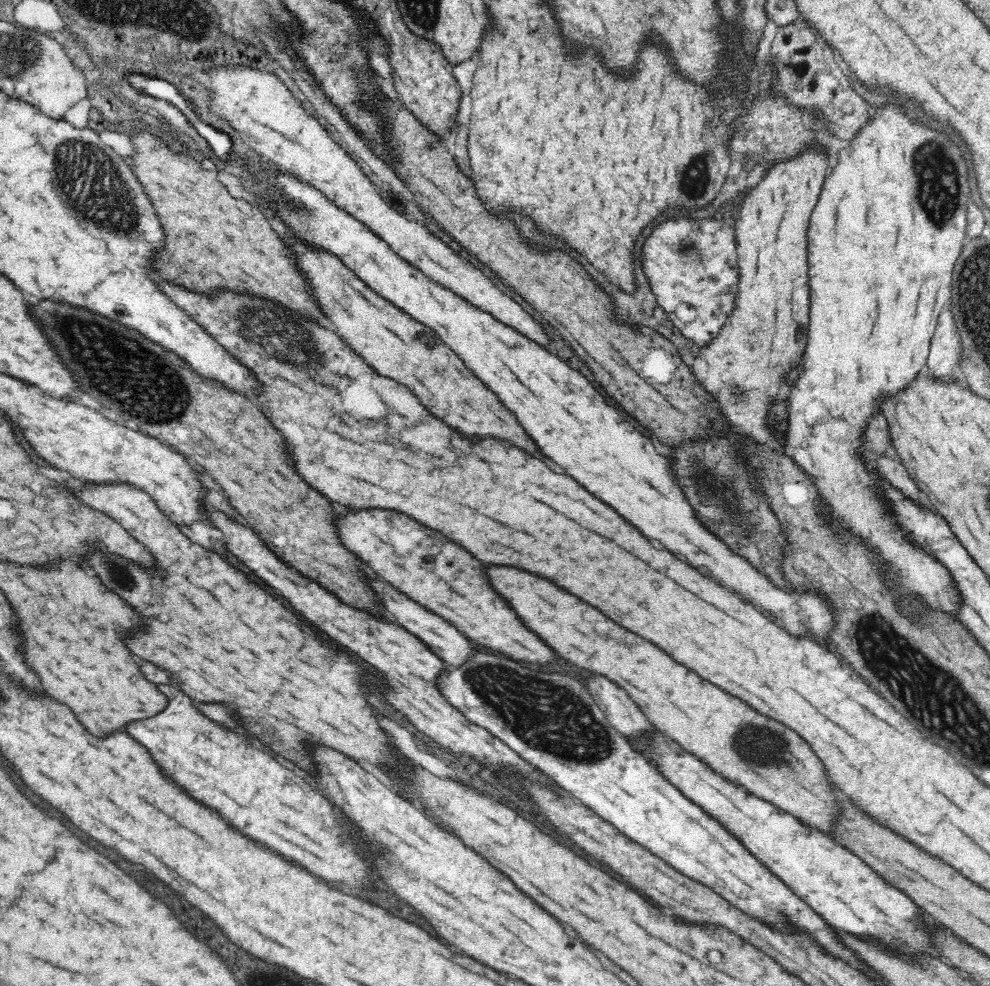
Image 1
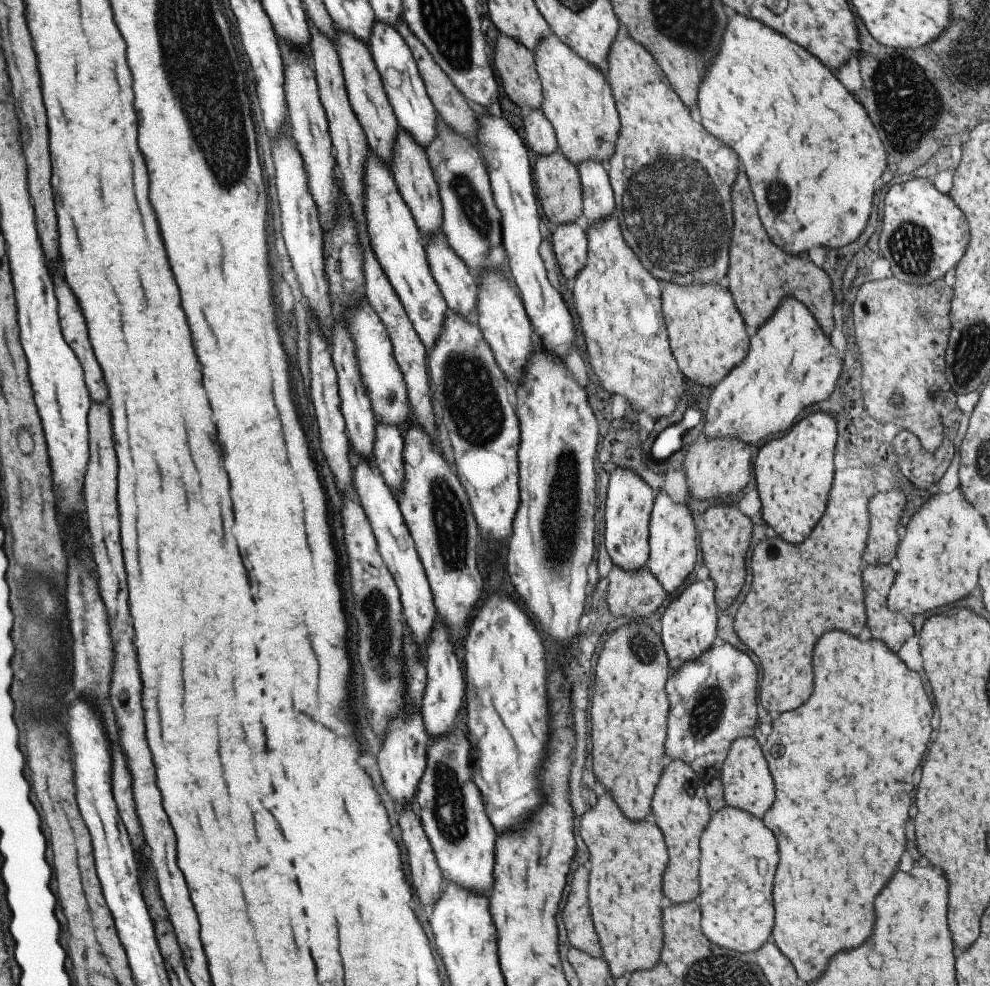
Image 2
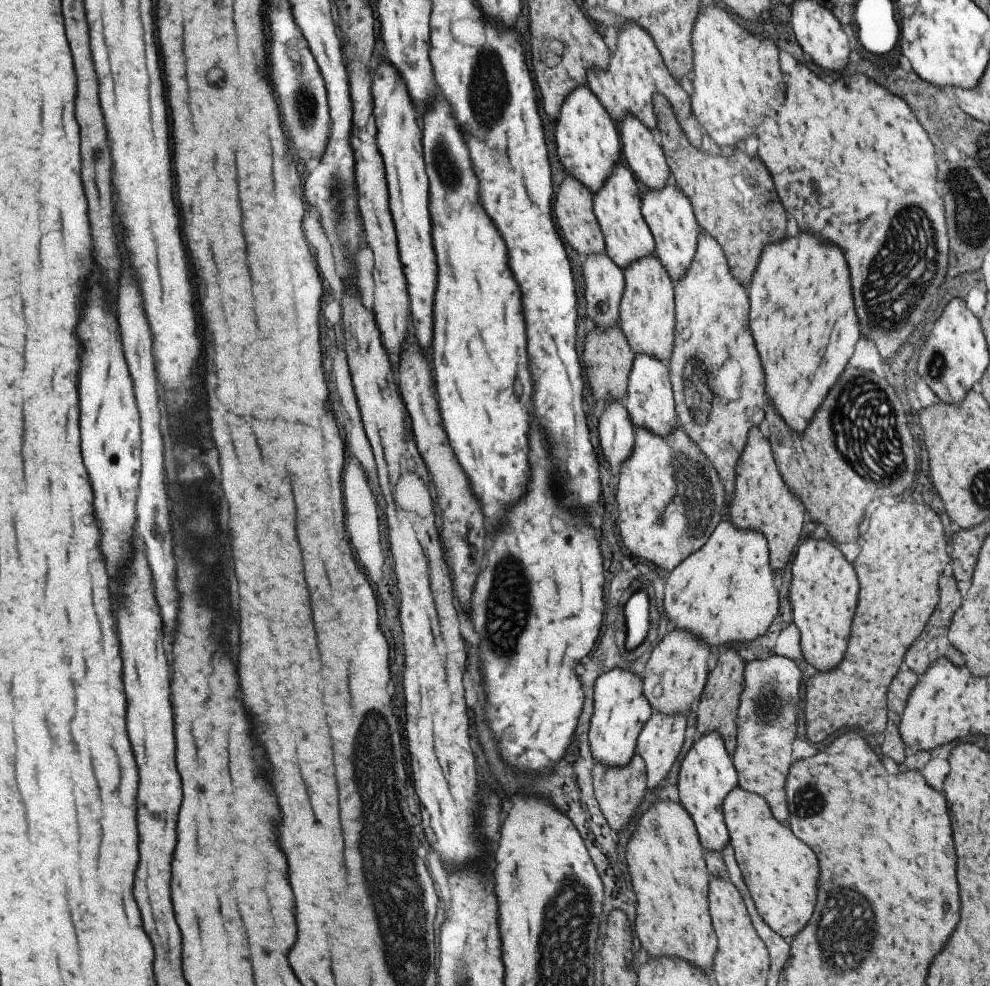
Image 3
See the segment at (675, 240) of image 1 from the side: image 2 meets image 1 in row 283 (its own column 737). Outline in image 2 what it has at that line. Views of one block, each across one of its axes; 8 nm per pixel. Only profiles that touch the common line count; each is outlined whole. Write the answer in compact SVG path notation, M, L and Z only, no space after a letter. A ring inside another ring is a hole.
M716 642L694 661L684 662L677 670L672 670L665 682L665 694L669 700L665 754L669 758L679 758L681 762L688 764L704 782L719 779L721 765L731 742L739 737L756 736L758 724L755 706L756 688L757 671L753 660L730 644L721 642Z

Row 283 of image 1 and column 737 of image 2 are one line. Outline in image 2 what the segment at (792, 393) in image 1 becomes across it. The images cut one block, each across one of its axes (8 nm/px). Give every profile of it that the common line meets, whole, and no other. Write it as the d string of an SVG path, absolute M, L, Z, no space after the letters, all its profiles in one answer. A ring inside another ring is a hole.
M727 805L710 813L699 837L697 895L701 934L709 942L740 953L753 953L763 946L773 924L771 880L775 864L775 838L762 820Z

